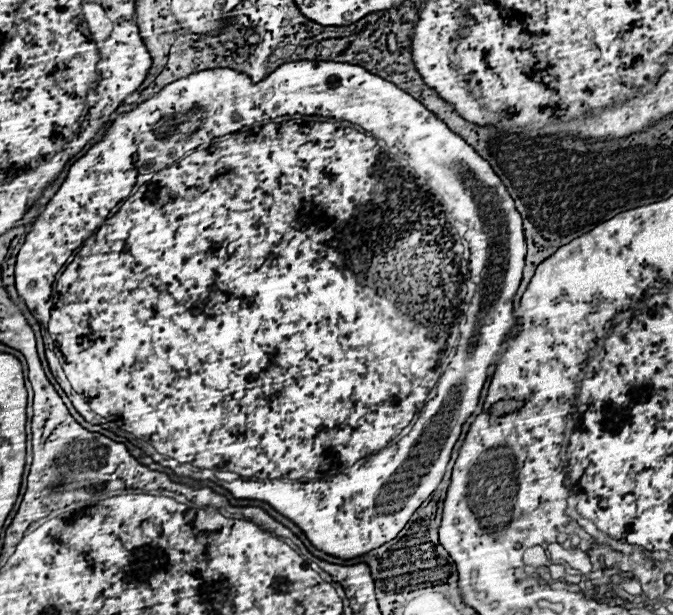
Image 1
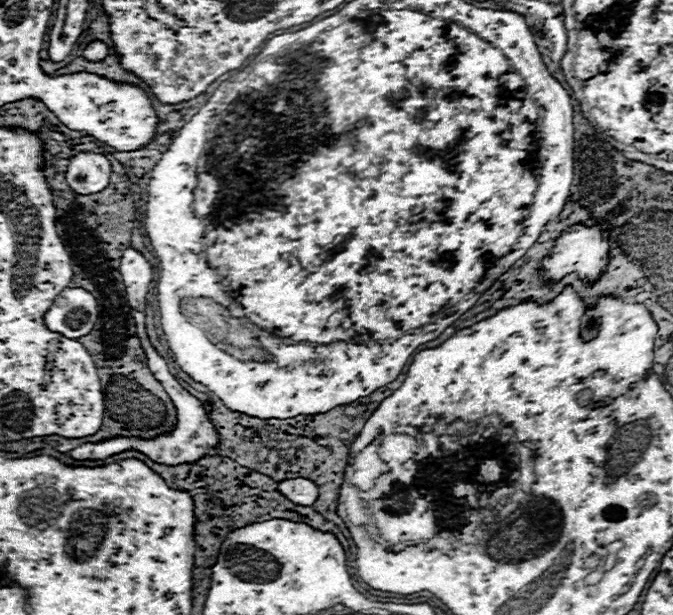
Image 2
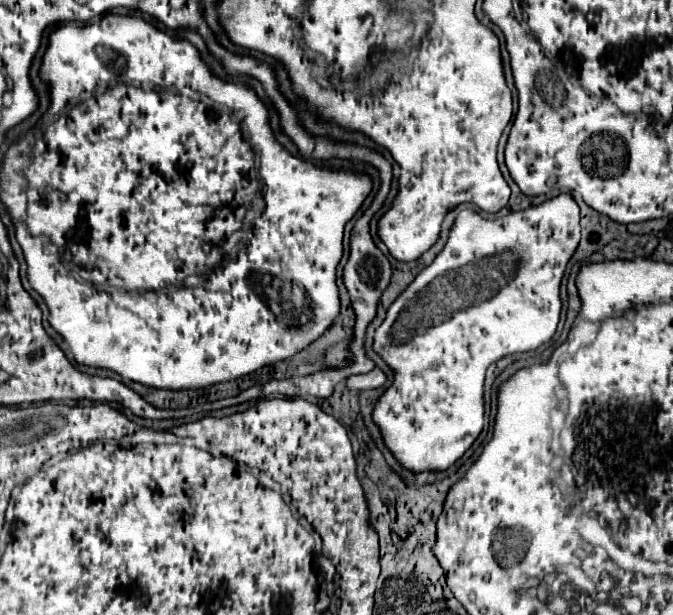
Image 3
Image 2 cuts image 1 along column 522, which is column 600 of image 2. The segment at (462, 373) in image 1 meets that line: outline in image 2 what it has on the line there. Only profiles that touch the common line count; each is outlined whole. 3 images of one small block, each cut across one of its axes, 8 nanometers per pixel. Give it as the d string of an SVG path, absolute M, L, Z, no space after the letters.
M572 228L554 244L554 254L544 258L546 276L560 280L570 272L578 272L580 278L596 278L608 262L606 240L608 236L600 228Z

